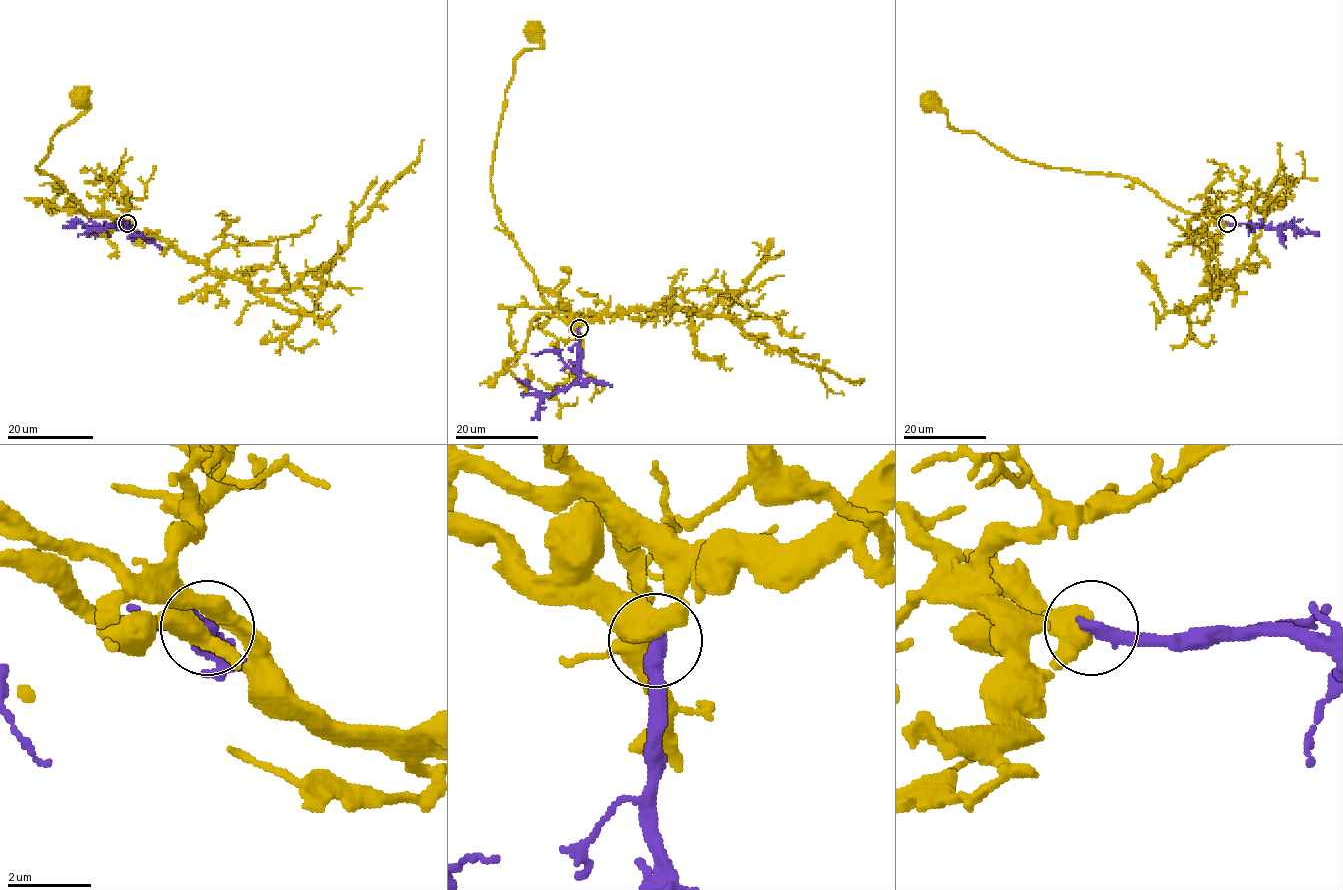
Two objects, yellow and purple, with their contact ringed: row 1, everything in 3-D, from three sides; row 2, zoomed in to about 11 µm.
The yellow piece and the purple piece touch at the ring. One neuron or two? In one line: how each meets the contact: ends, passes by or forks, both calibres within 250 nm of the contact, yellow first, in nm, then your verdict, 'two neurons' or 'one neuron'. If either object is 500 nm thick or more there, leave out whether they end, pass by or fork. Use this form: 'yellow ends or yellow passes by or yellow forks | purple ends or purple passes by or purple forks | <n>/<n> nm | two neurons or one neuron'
500/380 nm | one neuron

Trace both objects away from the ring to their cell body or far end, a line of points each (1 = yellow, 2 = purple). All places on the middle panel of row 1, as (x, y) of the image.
1: (578, 328), (579, 321), (541, 294), (500, 218), (491, 184), (504, 90), (514, 60), (540, 47), (534, 31)
2: (578, 328), (578, 378), (573, 383), (552, 393), (540, 394), (517, 379)

